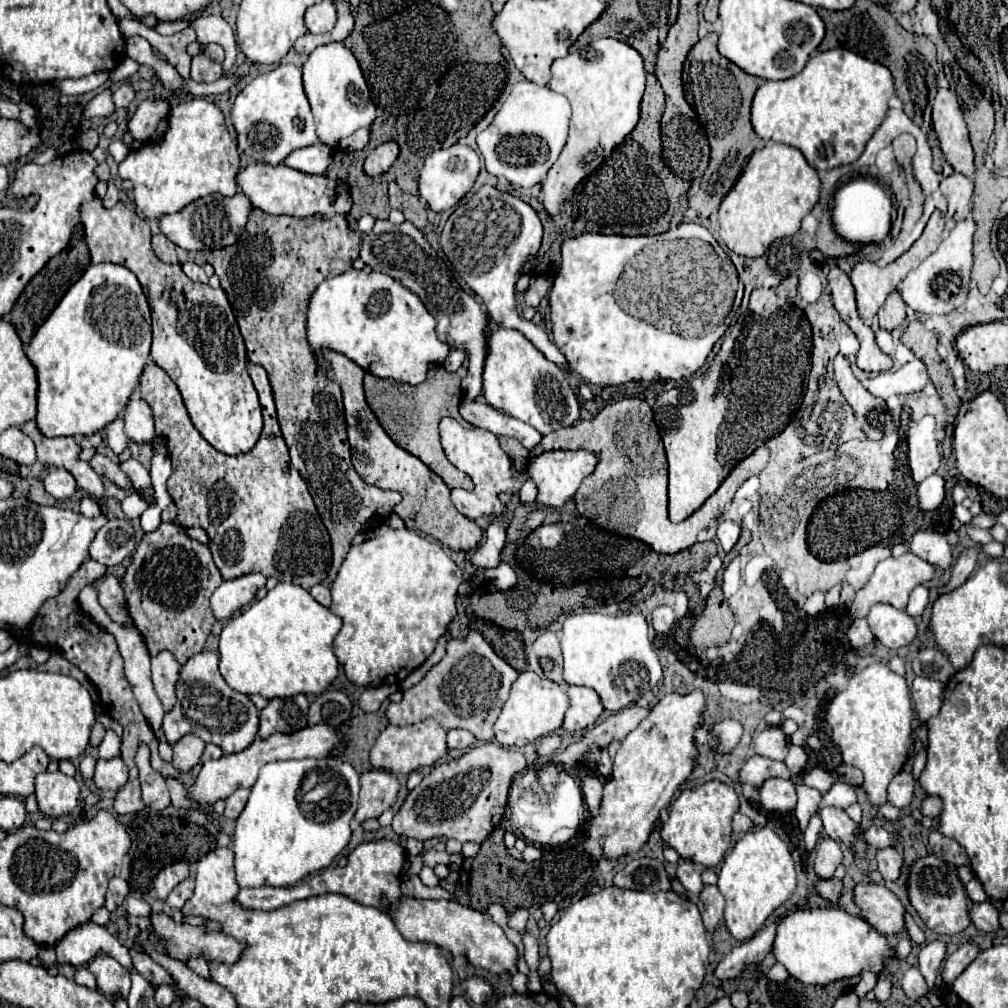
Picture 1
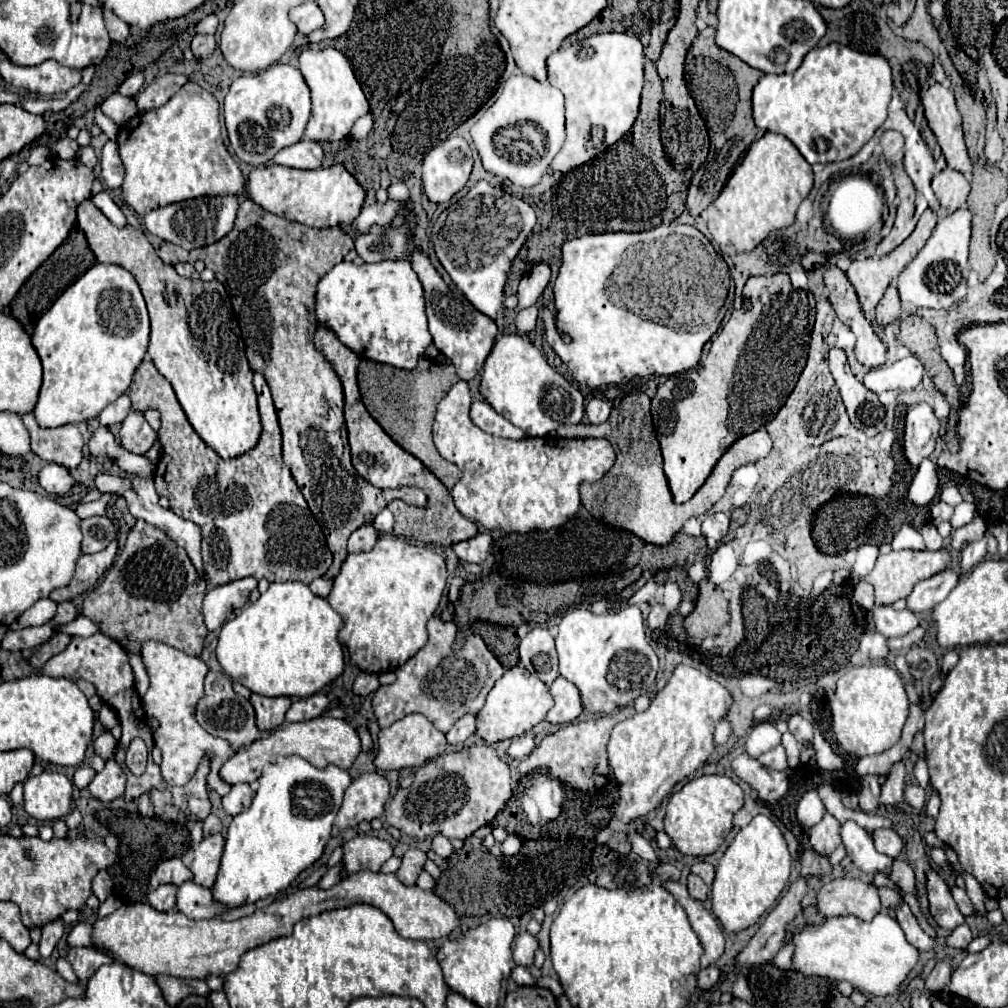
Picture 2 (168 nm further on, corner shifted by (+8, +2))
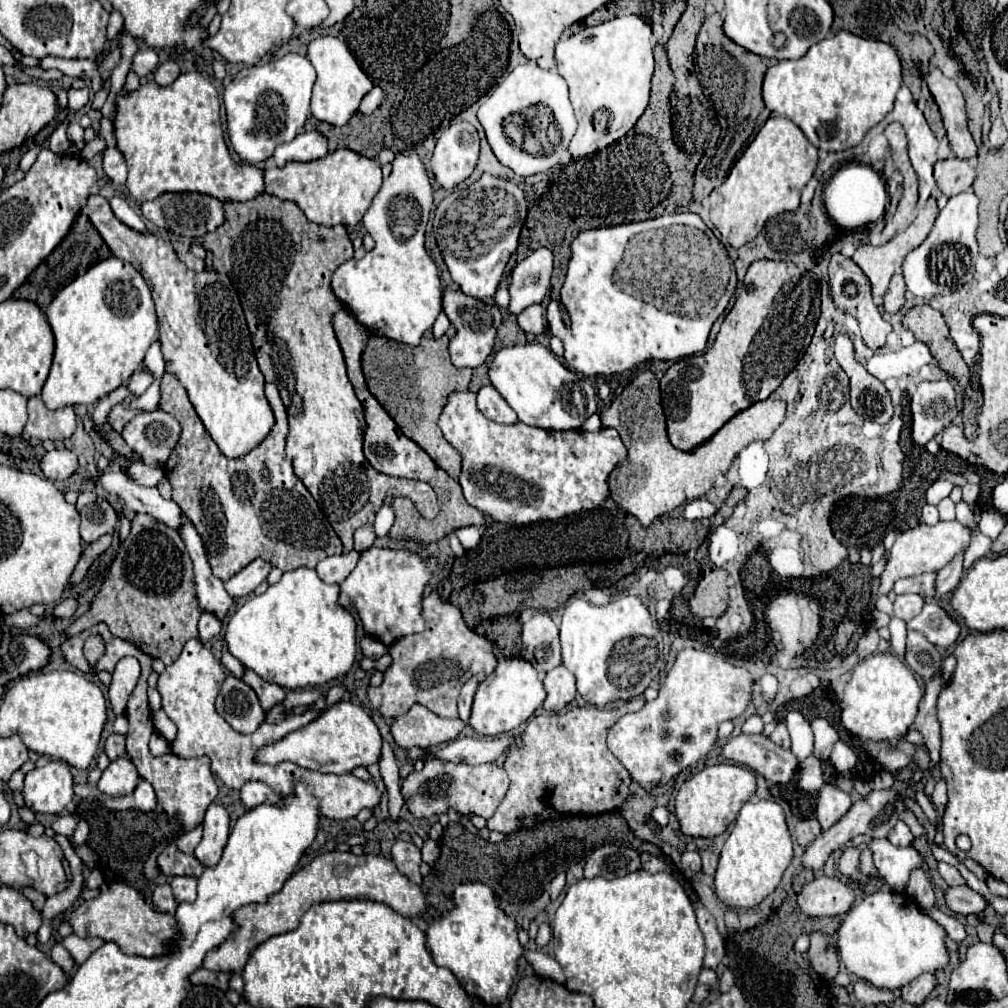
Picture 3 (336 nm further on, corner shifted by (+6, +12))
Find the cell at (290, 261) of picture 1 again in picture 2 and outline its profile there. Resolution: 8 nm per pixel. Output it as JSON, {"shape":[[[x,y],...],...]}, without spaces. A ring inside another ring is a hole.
{"shape":[[[252,200],[240,204],[234,230],[216,244],[190,252],[170,242],[164,242],[158,248],[158,256],[166,264],[190,262],[190,258],[202,260],[206,268],[216,274],[216,280],[224,284],[242,328],[250,368],[262,372],[272,390],[282,428],[284,464],[290,468],[312,514],[324,530],[328,548],[334,556],[332,566],[324,574],[326,580],[334,578],[340,564],[346,560],[348,536],[362,524],[372,524],[392,500],[400,498],[412,506],[426,504],[426,494],[418,488],[404,486],[380,490],[356,474],[350,462],[342,414],[342,384],[328,360],[312,344],[310,334],[316,330],[312,316],[316,284],[330,268],[342,262],[352,248],[352,238],[338,226],[310,228],[284,216],[270,214]]]}

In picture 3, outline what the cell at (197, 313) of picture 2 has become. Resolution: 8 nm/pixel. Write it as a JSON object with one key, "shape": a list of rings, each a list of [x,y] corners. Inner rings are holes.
{"shape":[[[100,194],[90,196],[82,212],[96,226],[112,254],[130,262],[152,290],[166,372],[182,382],[192,406],[220,452],[226,458],[246,456],[270,434],[274,412],[264,396],[264,376],[256,364],[246,318],[230,278],[208,270],[202,276],[186,268],[170,242],[124,226],[114,216],[108,200]],[[214,318],[216,342],[210,342],[208,334],[214,330]]]}

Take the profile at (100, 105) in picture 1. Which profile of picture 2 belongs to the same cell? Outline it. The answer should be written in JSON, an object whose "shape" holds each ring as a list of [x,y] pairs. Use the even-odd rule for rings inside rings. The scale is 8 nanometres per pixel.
{"shape":[[[120,94],[108,96],[108,98],[100,104],[100,110],[102,110],[106,116],[110,116],[118,126],[126,124],[128,120],[132,120],[132,118],[138,114],[136,102],[134,102],[132,98],[120,96]]]}

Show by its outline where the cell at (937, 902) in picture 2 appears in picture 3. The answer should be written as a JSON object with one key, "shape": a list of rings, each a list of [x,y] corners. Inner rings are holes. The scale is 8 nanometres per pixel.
{"shape":[[[958,886],[958,888],[948,888],[948,892],[946,892],[946,904],[956,914],[968,916],[968,914],[982,912],[984,906],[986,906],[986,900],[978,892],[974,892],[972,888]]]}

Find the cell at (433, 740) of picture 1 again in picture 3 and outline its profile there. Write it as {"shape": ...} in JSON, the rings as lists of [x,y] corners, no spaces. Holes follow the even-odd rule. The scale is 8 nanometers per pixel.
{"shape":[[[414,704],[404,716],[394,720],[392,736],[402,748],[432,748],[454,740],[464,726],[462,720],[446,720],[430,712],[426,706]]]}

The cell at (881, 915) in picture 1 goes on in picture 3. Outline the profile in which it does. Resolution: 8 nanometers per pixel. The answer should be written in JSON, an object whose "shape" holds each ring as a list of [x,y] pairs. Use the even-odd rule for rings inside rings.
{"shape":[[[814,878],[798,894],[798,906],[806,916],[842,916],[856,898],[852,886],[838,878]]]}

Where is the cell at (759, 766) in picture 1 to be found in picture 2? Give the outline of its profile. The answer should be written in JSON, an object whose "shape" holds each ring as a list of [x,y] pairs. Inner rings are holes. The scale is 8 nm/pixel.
{"shape":[[[778,746],[766,754],[762,754],[758,758],[758,762],[766,768],[774,768],[774,770],[786,770],[786,754],[784,754],[784,746]]]}

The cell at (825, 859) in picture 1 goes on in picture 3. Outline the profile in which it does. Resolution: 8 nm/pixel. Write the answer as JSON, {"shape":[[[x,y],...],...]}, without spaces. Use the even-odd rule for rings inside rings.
{"shape":[[[824,784],[824,788],[818,794],[818,806],[816,806],[816,818],[824,830],[832,826],[832,820],[840,820],[850,810],[850,796],[842,792],[838,786]]]}

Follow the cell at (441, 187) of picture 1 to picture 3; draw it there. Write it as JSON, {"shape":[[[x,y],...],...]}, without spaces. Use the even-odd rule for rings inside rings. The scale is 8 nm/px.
{"shape":[[[470,122],[452,124],[436,142],[432,172],[442,188],[454,188],[466,180],[478,160],[480,136]]]}

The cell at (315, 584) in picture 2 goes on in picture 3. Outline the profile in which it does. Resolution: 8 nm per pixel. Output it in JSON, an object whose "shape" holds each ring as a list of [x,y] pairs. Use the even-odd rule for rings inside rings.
{"shape":[[[350,550],[348,554],[336,554],[336,556],[328,556],[322,562],[318,562],[316,572],[318,576],[328,582],[328,584],[340,584],[348,578],[348,574],[356,568],[360,554],[356,550]]]}

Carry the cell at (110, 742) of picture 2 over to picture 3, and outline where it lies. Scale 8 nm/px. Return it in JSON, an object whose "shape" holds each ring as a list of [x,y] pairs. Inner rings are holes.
{"shape":[[[118,734],[108,736],[106,746],[104,746],[104,750],[106,750],[108,758],[110,758],[110,760],[122,758],[122,756],[126,754],[126,746],[124,746],[124,744],[126,744],[126,738],[124,738],[124,736],[118,736]]]}

